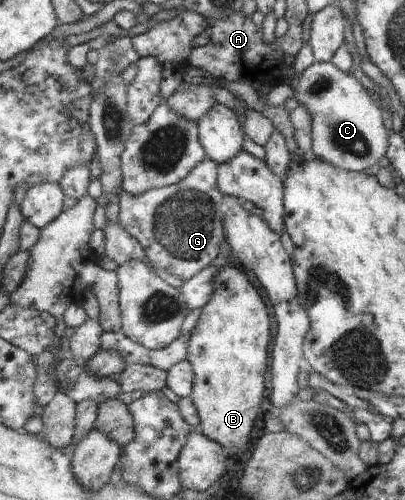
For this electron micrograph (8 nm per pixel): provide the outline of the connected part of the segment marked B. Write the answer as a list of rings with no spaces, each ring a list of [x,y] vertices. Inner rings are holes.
[[[220,257],[214,264],[214,293],[212,299],[202,308],[197,324],[192,329],[190,337],[188,361],[192,364],[195,373],[195,385],[191,395],[196,405],[200,419],[200,429],[210,439],[220,443],[231,455],[242,453],[248,449],[252,439],[252,431],[256,425],[256,417],[262,412],[262,397],[264,389],[269,386],[266,381],[268,363],[270,359],[270,341],[272,341],[272,329],[270,329],[270,313],[264,305],[264,299],[260,297],[258,289],[252,285],[252,279],[248,279],[240,269],[231,265],[227,259]]]

